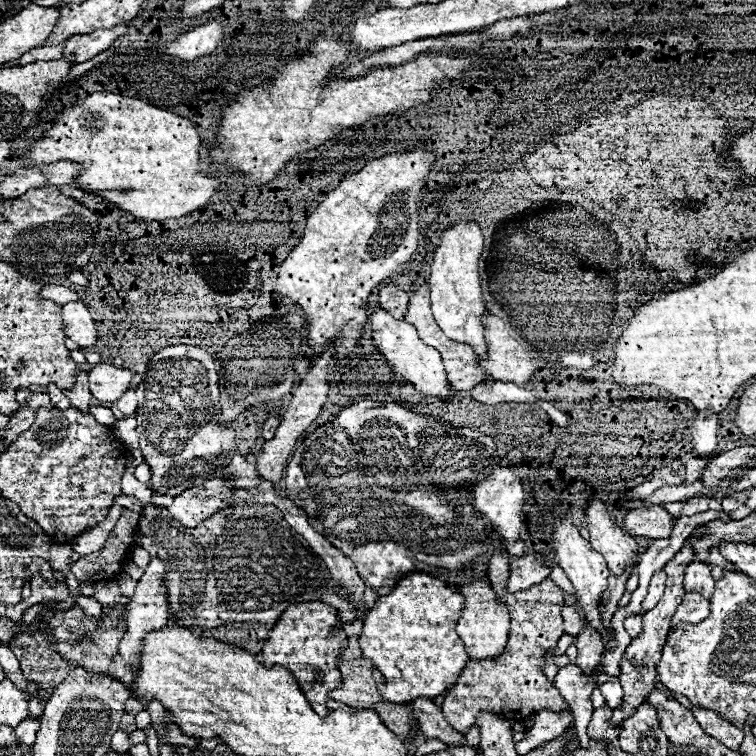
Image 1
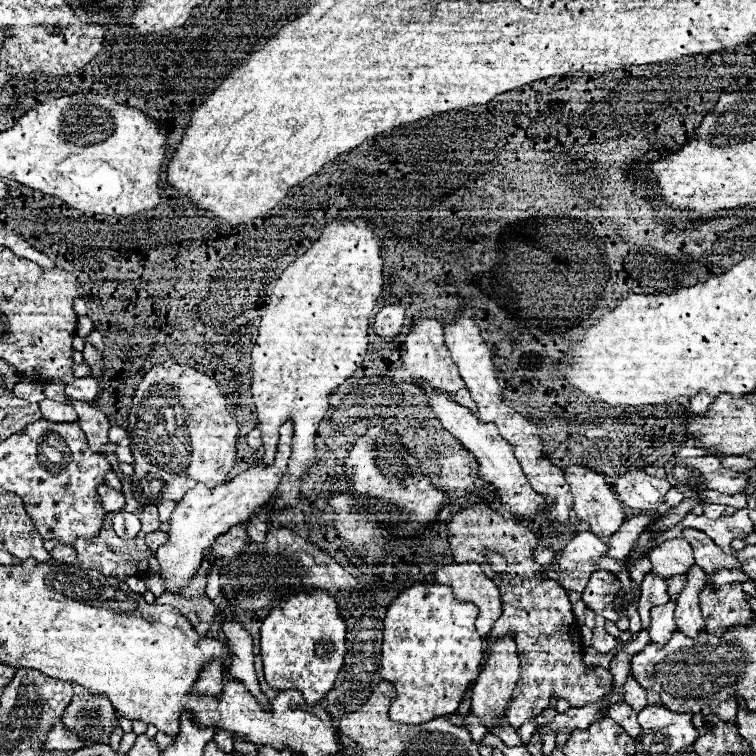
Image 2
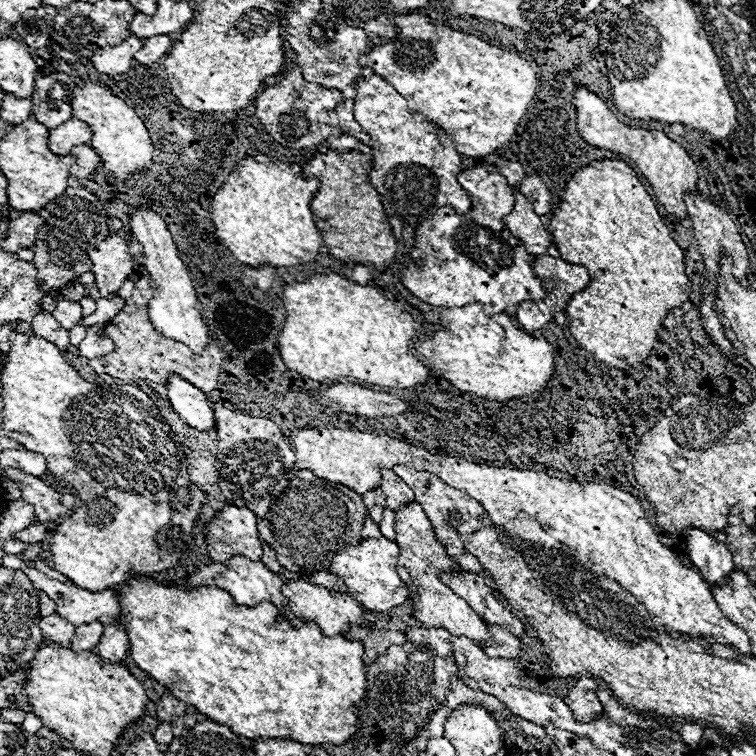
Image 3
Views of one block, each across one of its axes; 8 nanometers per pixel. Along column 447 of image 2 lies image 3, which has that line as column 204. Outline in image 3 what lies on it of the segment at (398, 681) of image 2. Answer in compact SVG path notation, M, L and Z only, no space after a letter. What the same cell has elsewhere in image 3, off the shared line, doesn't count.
M132 576L112 588L120 598L118 620L128 636L130 656L136 666L210 720L250 740L284 738L312 746L338 746L356 734L358 718L354 704L366 694L364 650L360 642L350 642L342 636L328 638L314 622L302 622L294 628L288 620L278 620L282 608L272 602L260 602L252 608L238 606L228 592L216 586L182 590L158 584L150 576Z

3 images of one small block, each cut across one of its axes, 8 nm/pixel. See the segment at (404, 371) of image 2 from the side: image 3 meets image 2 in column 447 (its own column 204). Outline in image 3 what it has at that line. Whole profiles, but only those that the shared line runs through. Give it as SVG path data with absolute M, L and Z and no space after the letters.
M142 276L136 280L136 288L132 292L132 298L126 300L126 306L106 324L106 334L114 340L116 350L90 360L90 366L98 374L110 374L112 378L122 380L148 380L156 384L166 384L168 374L176 372L188 382L192 382L196 388L204 390L206 394L216 390L218 376L222 372L222 350L214 344L212 338L208 338L206 350L202 350L200 356L196 356L186 344L166 338L164 334L156 332L152 322L148 320L148 300L152 298L152 284L148 276Z

